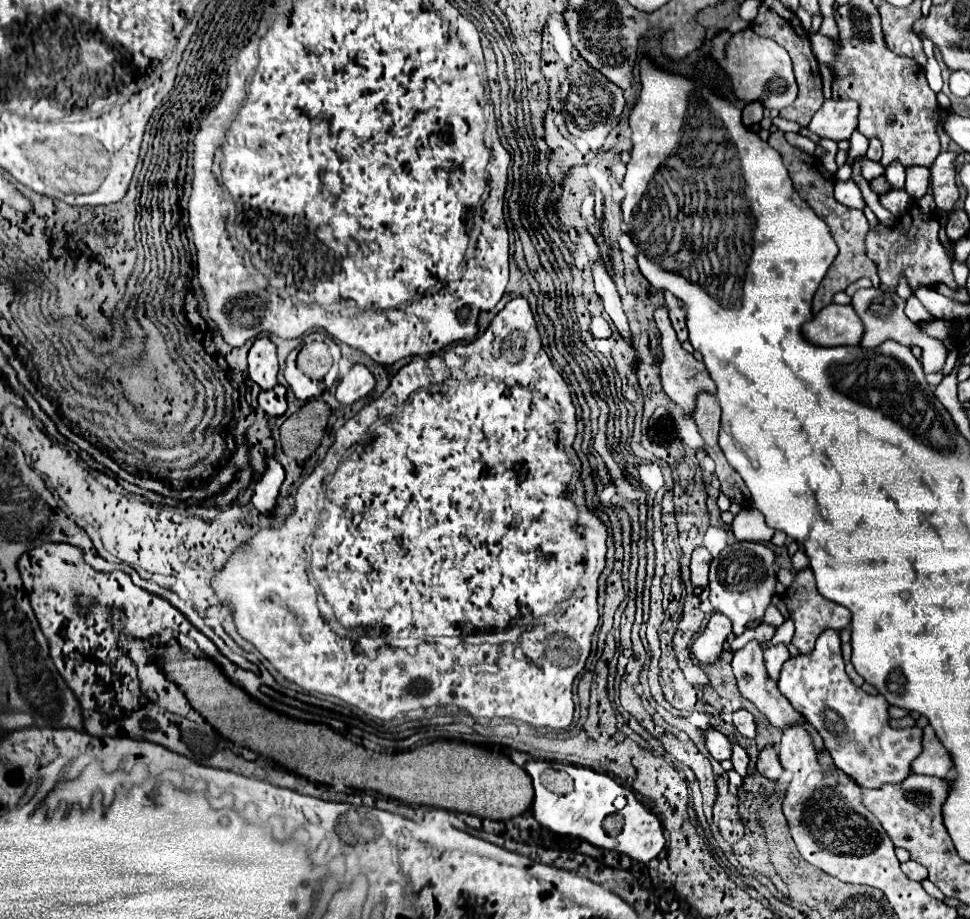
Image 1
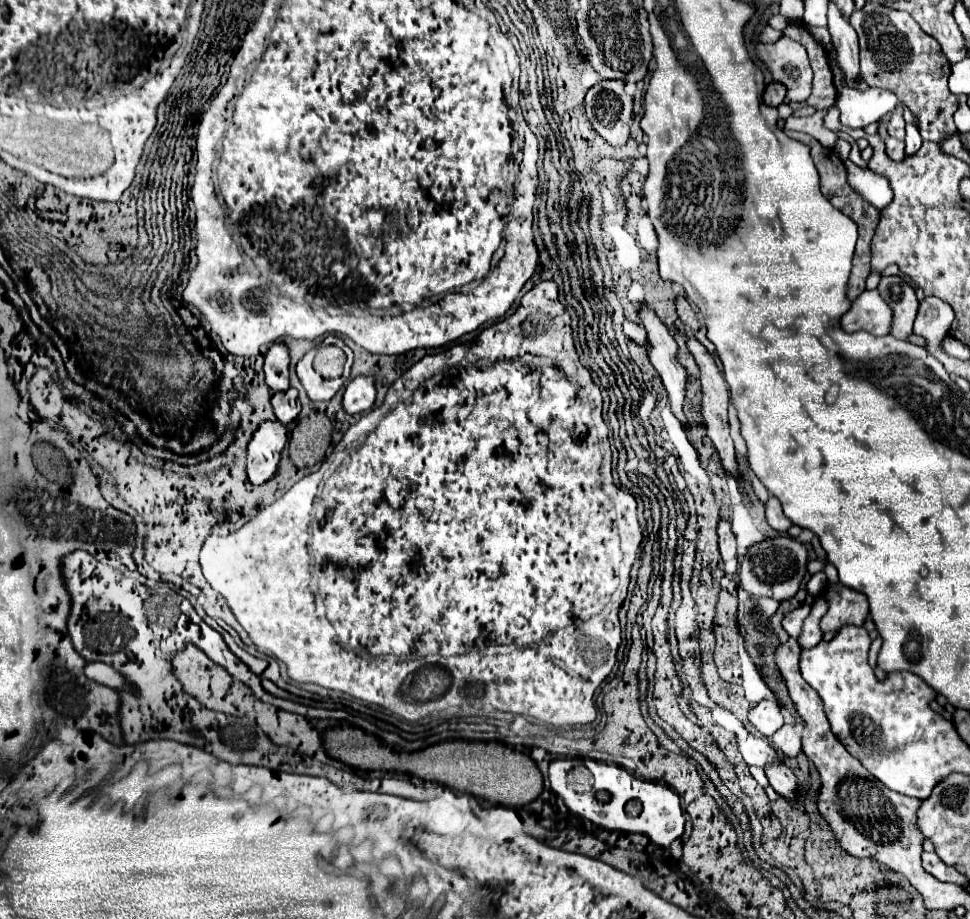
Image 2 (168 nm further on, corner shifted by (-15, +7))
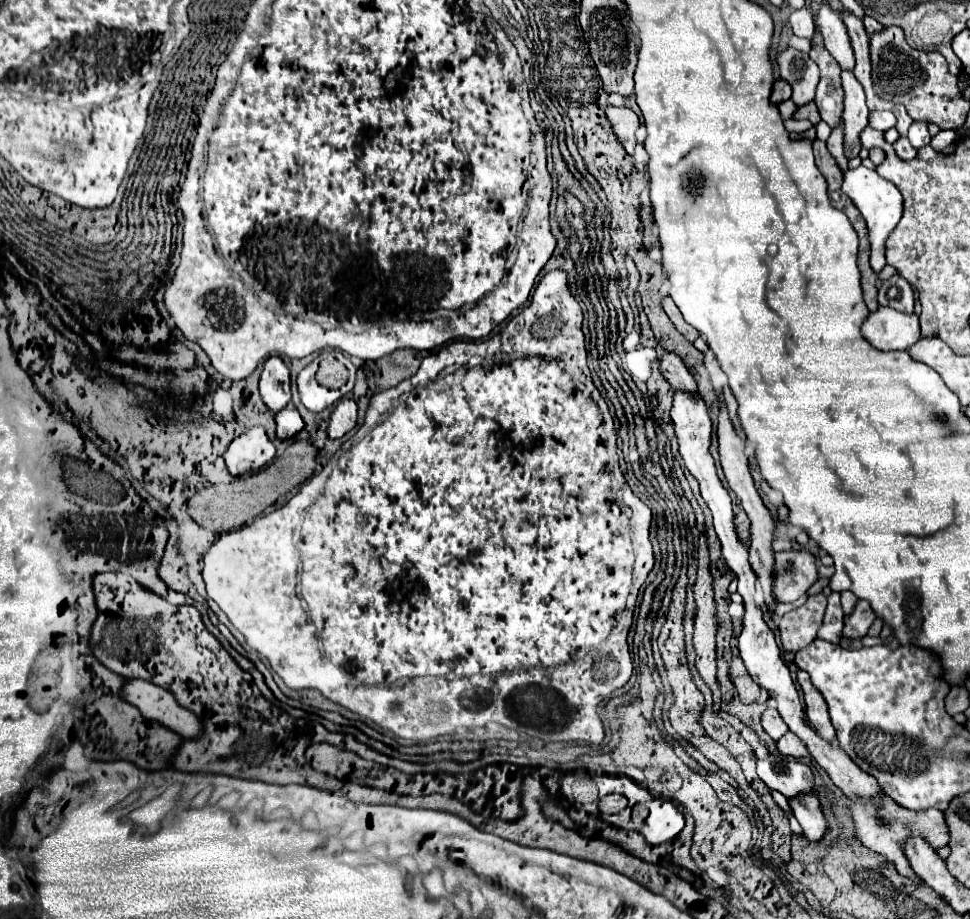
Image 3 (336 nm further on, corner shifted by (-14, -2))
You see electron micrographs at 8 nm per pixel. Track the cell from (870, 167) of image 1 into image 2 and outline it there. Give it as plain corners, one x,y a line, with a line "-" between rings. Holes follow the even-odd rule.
887,138
885,140
885,152
887,156
891,156
893,160
903,160
905,158
905,152
903,152
905,144
901,140
895,140
895,138

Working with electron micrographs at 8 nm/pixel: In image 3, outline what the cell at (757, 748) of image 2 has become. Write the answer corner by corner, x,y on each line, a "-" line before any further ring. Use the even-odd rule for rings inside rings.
776,757
758,761
758,777
774,791
780,791
788,799
814,791
814,773
810,765
794,757

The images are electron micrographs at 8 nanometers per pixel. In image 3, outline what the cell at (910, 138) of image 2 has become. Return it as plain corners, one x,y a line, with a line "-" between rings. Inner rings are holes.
914,121
914,123
910,125
910,129
908,129
908,139
910,139
910,143
912,143
916,149
928,145
930,139
932,139
932,137
930,137
930,131
928,131
928,123
926,123
926,121

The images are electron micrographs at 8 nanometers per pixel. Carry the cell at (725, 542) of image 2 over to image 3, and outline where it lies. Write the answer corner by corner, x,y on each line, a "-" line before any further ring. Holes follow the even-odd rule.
742,509
736,515
736,531
738,531
738,537
742,541
748,541
748,537
750,537
750,519
748,519
748,515

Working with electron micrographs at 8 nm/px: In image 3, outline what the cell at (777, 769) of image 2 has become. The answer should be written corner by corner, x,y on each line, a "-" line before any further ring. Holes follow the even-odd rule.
800,795
796,799
790,799
790,805
794,809
794,817
804,829
804,837
808,841
822,841
826,835
830,823
822,813
820,799
816,795

